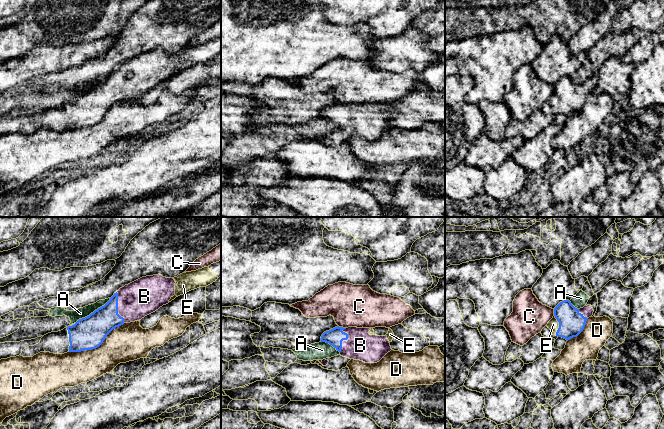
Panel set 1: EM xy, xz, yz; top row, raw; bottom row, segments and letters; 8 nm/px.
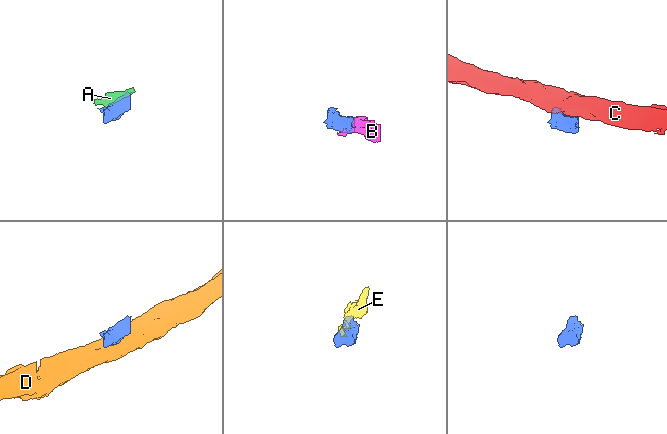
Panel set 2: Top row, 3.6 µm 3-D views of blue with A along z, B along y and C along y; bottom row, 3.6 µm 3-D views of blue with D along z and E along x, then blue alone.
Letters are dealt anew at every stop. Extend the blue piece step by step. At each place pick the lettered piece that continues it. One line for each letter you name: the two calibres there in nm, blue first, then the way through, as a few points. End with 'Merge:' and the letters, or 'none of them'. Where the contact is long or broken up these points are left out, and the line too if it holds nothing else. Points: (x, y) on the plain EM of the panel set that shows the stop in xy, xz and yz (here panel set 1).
B: 220/300 nm
E: 200/90 nm
Merge: B, E

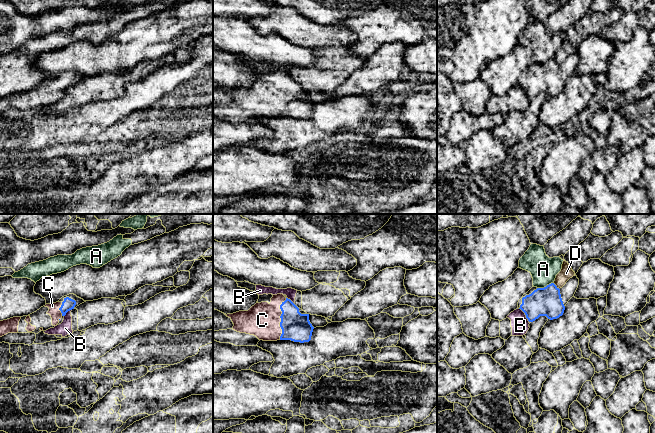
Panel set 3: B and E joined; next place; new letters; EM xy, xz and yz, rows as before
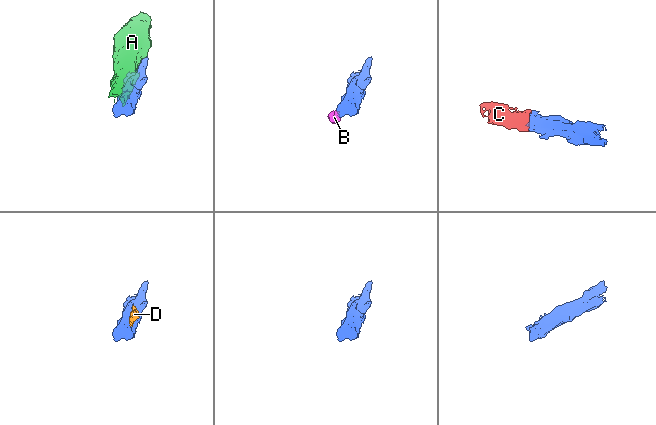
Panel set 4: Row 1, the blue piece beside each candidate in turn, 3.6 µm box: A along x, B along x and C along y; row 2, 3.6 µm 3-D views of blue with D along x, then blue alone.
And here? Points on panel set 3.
C: 220/280 nm
Merge: C

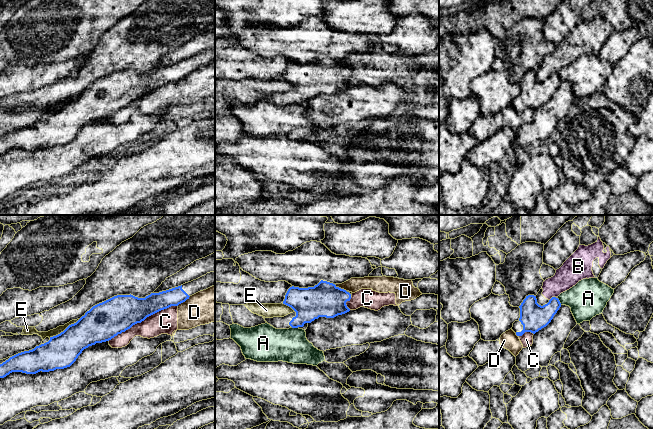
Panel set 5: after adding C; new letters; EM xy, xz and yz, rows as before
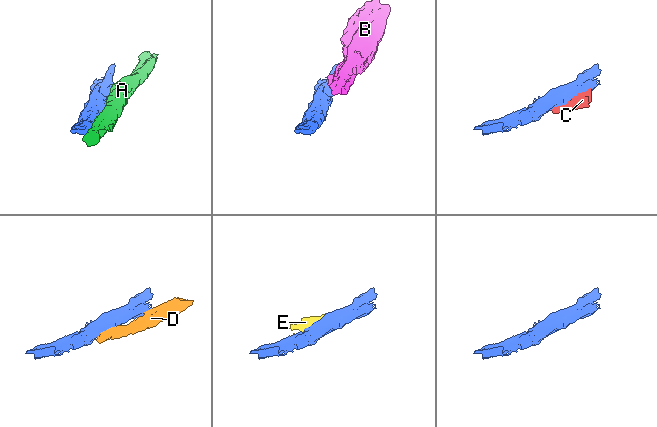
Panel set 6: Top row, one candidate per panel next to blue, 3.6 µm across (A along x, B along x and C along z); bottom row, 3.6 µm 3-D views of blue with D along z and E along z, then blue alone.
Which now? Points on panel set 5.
Merge: none of them

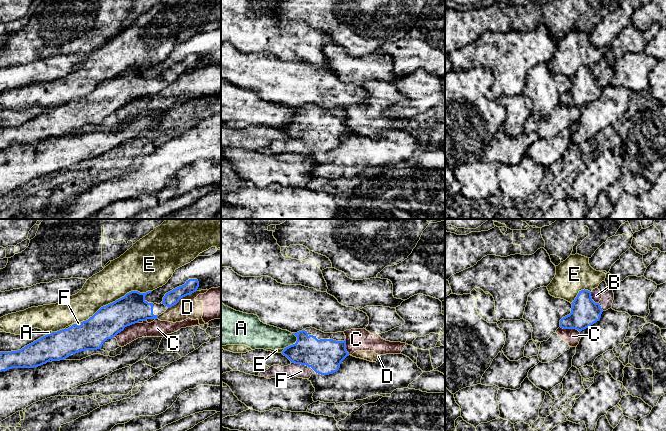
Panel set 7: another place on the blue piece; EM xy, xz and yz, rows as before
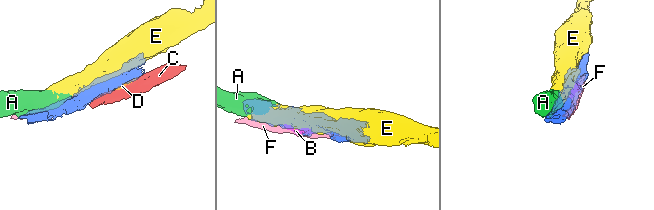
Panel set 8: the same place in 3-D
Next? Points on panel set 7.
F: 280/110 nm
Merge: F

